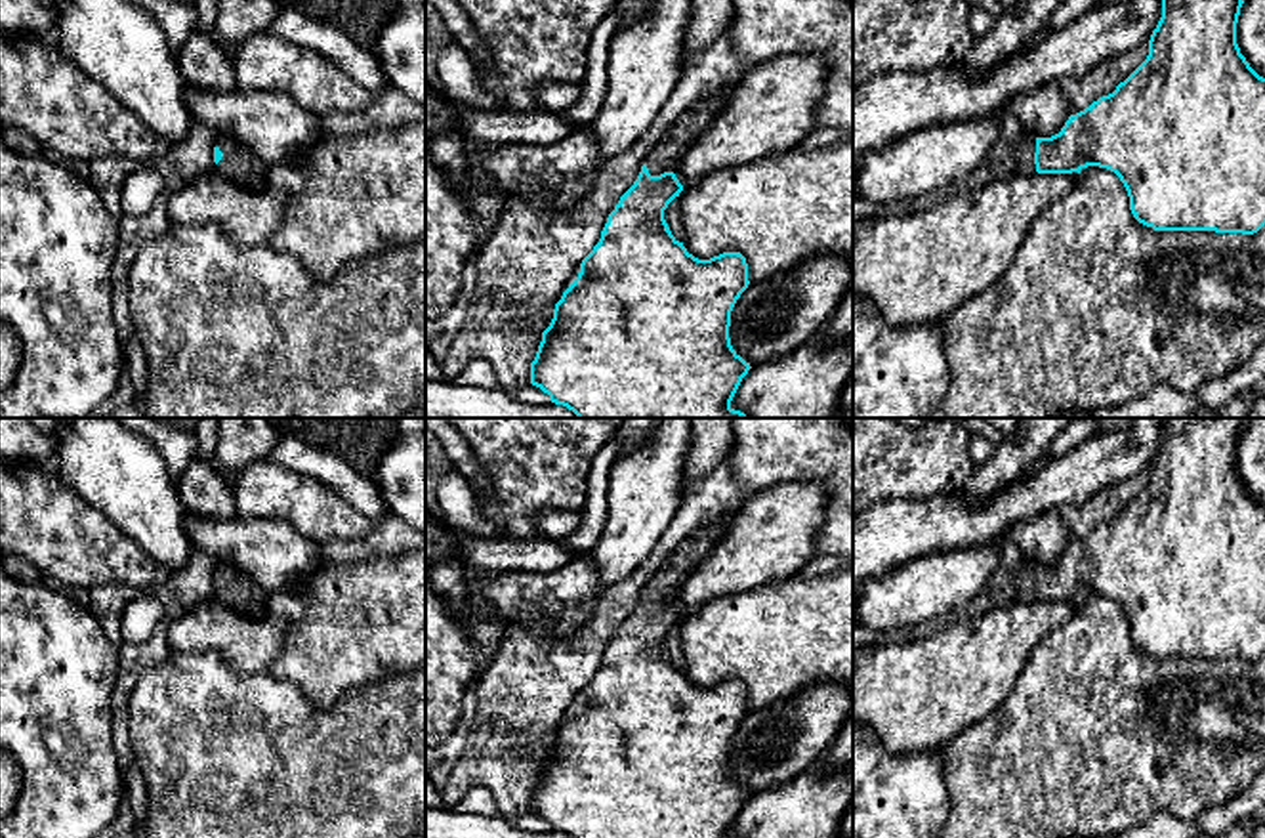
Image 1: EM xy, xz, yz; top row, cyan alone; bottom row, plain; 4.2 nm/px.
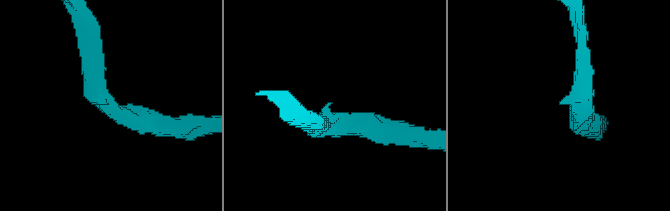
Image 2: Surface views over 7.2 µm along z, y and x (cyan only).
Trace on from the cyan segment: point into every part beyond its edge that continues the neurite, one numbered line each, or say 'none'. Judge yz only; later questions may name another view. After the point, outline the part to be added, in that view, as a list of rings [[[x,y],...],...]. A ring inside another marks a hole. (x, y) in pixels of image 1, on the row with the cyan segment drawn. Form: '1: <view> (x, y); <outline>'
1: yz (1025, 149); [[[1028,134],[1015,145],[1017,164],[1013,174],[1023,174],[1023,176],[1036,174],[1034,153],[1036,153],[1036,137]]]

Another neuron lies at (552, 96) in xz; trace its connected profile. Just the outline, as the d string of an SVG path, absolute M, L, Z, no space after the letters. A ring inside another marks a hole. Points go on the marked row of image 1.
M550 80L536 86L536 99L540 107L555 115L574 105L580 94L580 86L570 82Z

